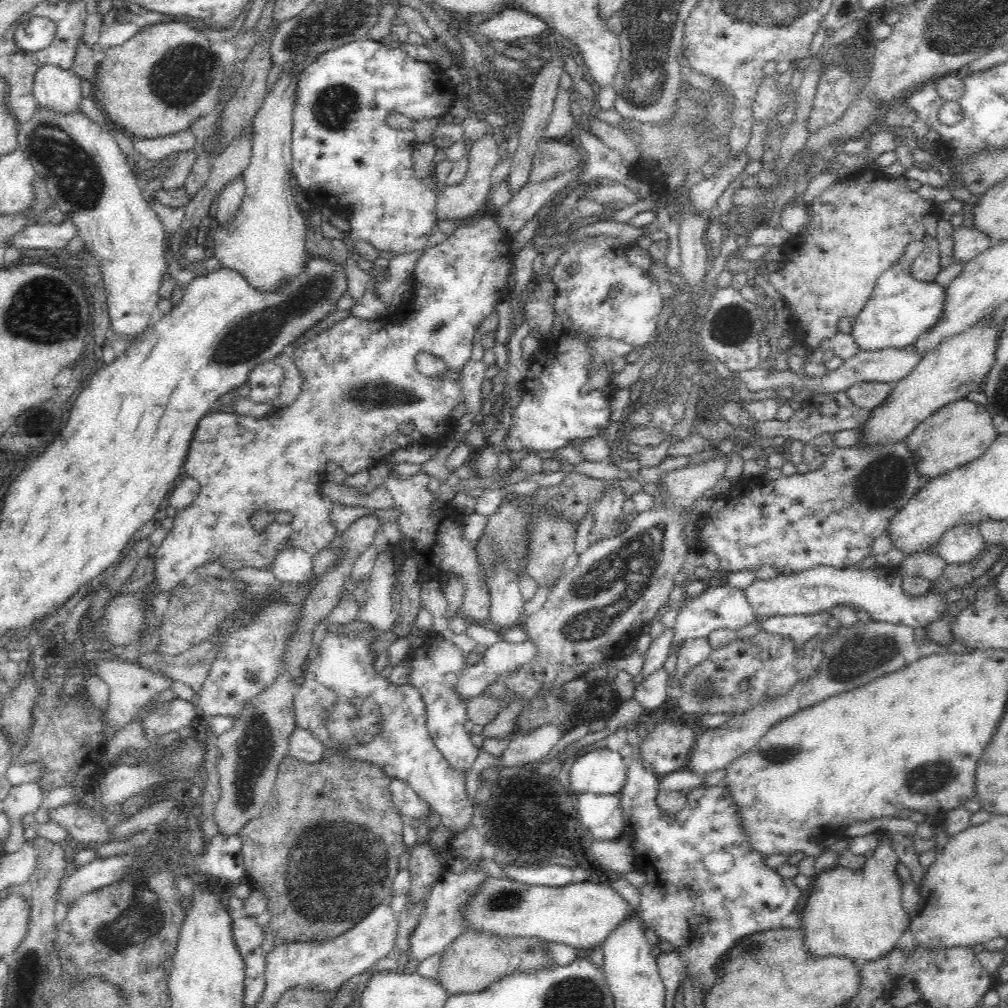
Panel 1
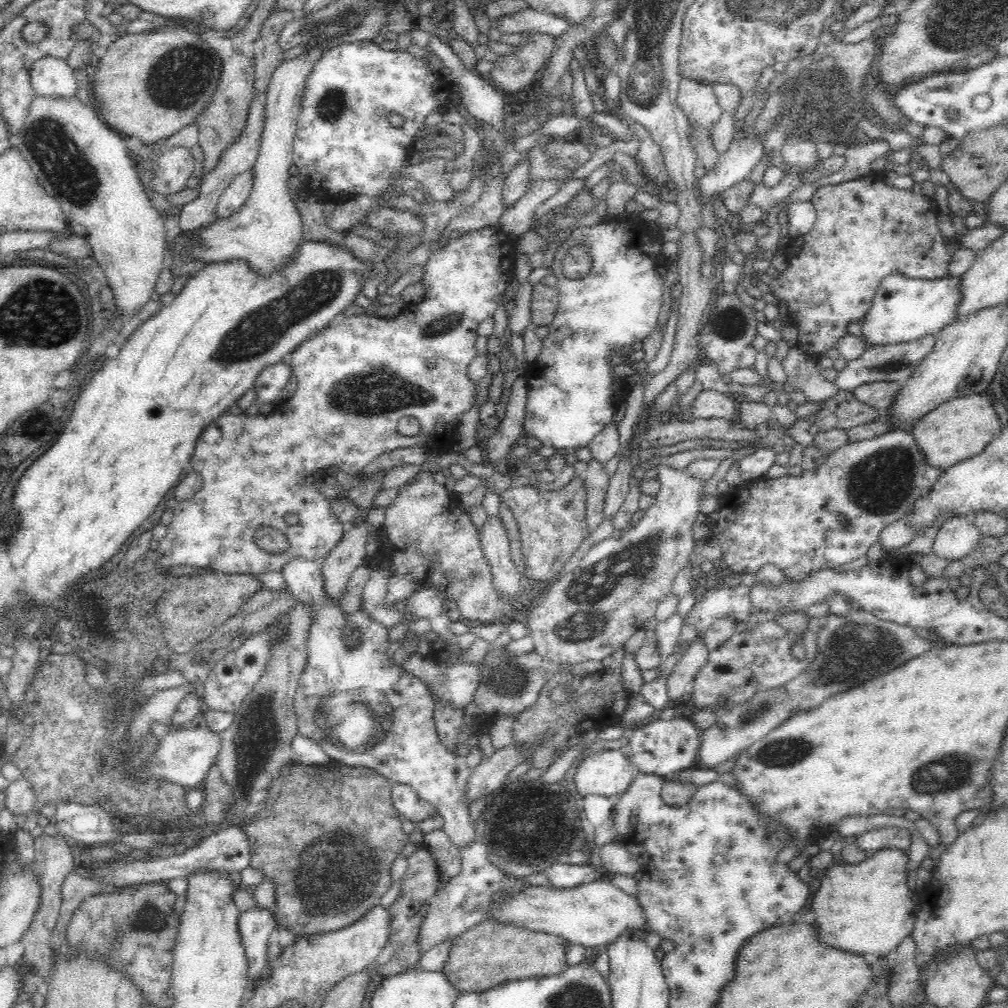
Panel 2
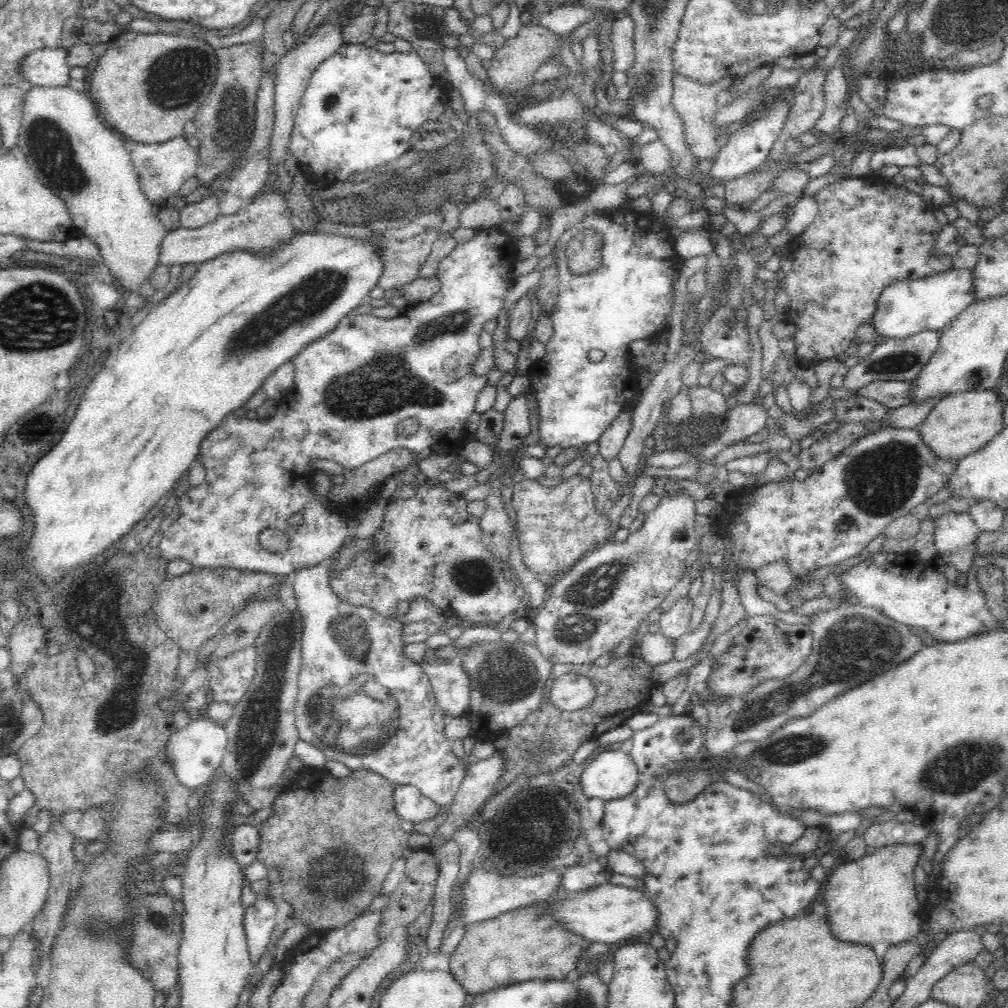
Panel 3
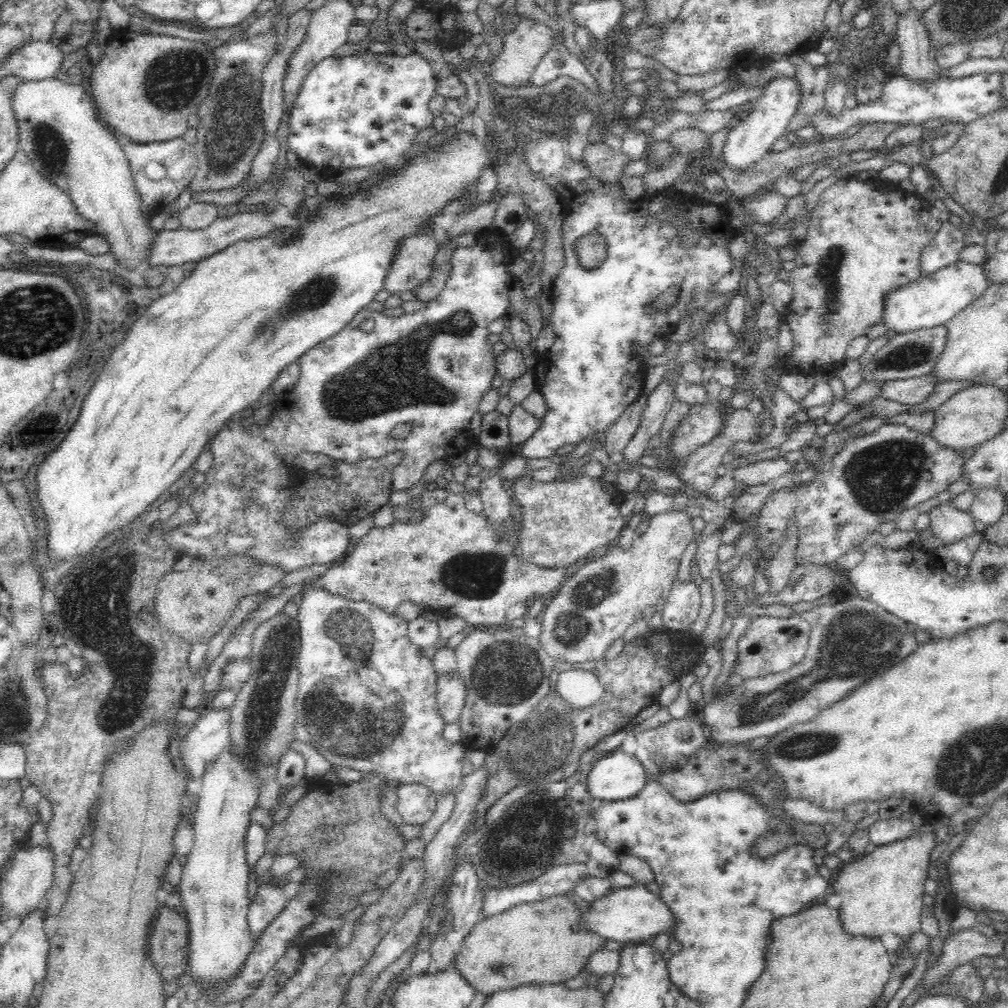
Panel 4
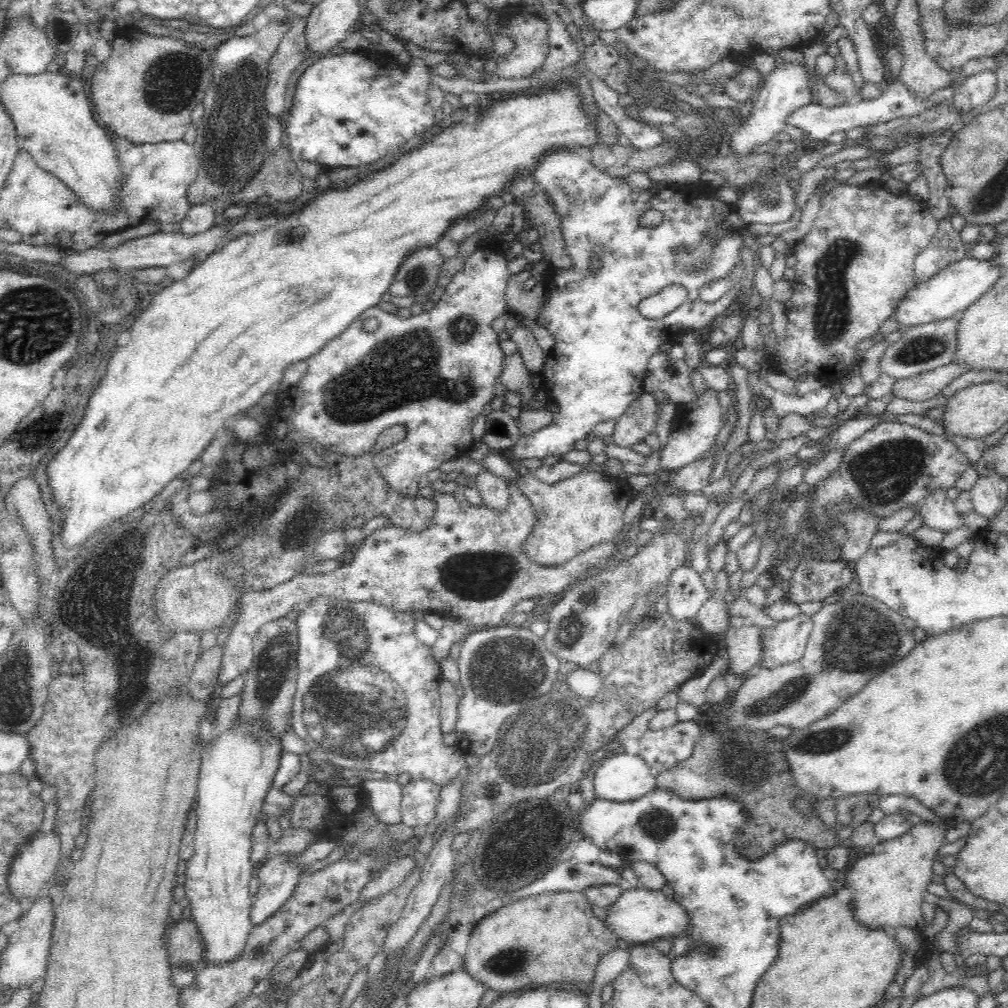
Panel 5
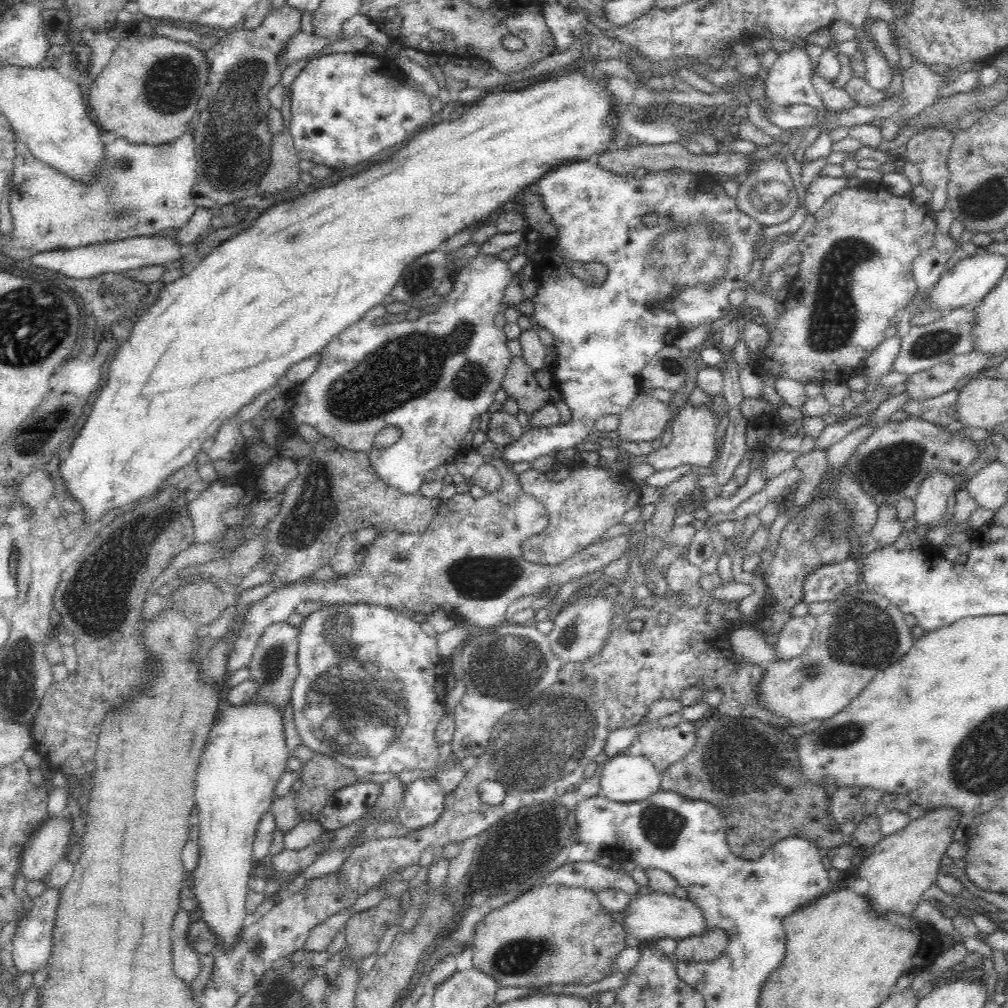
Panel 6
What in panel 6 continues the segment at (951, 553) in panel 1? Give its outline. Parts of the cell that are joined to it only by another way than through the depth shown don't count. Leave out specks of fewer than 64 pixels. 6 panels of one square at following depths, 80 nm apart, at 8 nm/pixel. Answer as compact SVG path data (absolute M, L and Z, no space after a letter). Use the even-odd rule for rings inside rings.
M942 473L928 475L913 498L916 524L930 527L946 524L948 496L952 494L952 490L961 487L960 480L961 475L956 477Z

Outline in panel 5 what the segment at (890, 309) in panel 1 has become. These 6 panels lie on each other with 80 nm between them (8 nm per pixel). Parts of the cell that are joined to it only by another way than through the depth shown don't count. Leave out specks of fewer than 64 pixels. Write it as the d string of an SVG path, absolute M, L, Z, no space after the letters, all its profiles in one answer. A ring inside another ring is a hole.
M965 256L962 260L946 266L928 280L917 281L904 294L904 298L896 302L892 317L903 328L930 324L960 315L1000 278L1001 273L1000 267L994 265L990 259L978 260Z

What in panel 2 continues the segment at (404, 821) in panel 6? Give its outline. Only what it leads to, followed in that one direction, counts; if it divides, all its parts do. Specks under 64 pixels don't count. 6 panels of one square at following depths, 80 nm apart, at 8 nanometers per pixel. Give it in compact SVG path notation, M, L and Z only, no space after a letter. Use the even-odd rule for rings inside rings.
M392 783L390 797L393 808L402 820L417 824L436 815L436 809L406 784Z

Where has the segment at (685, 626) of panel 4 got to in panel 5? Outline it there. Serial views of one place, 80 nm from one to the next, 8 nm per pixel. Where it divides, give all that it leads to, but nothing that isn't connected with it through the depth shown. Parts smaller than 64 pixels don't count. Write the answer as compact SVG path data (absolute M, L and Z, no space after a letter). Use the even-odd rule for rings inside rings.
M688 563L670 576L665 594L668 599L666 614L677 622L695 619L704 602L711 597L699 571L693 570Z

